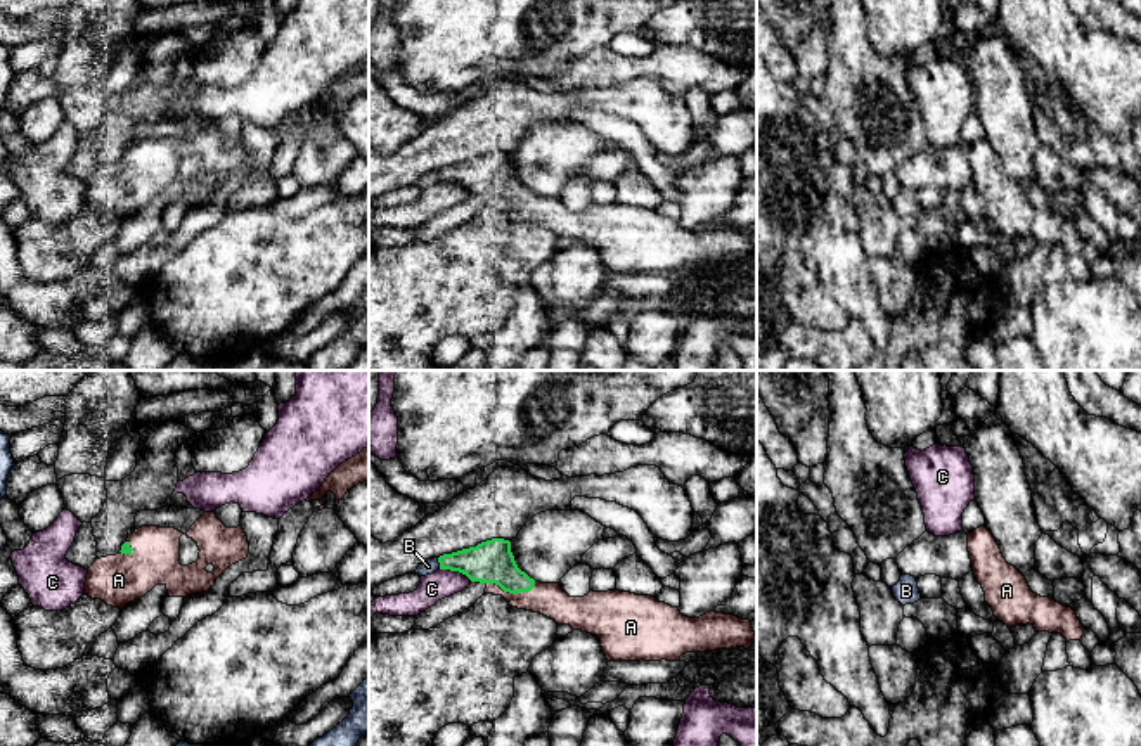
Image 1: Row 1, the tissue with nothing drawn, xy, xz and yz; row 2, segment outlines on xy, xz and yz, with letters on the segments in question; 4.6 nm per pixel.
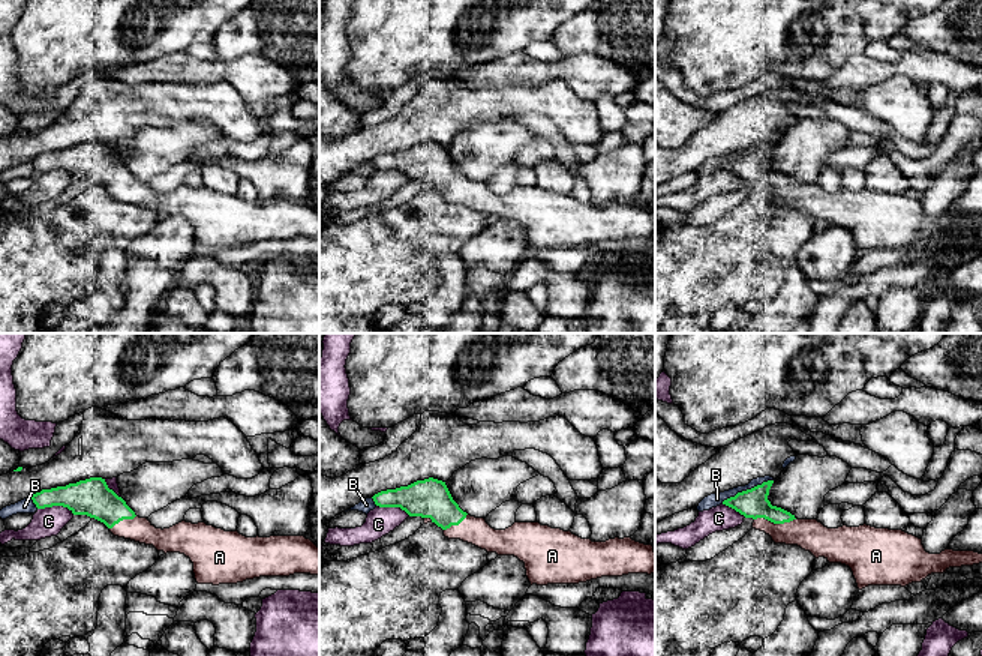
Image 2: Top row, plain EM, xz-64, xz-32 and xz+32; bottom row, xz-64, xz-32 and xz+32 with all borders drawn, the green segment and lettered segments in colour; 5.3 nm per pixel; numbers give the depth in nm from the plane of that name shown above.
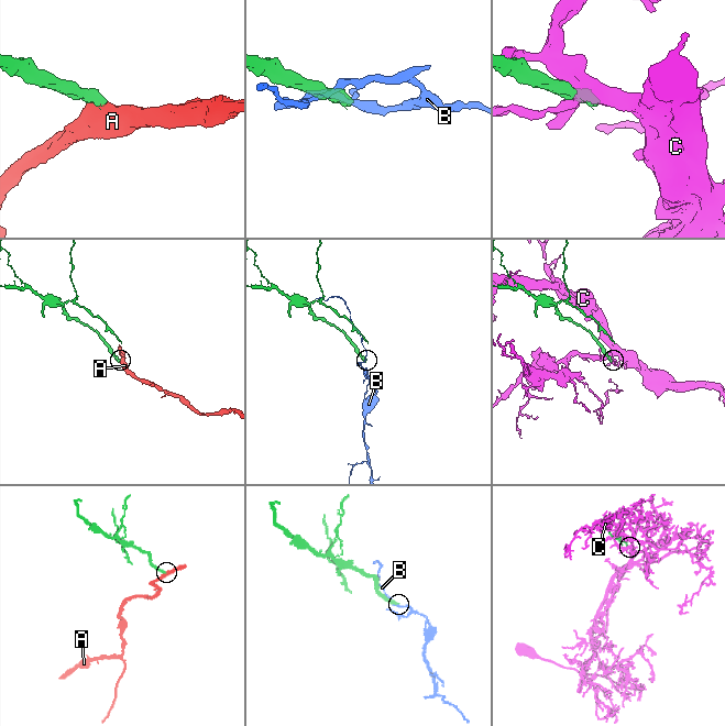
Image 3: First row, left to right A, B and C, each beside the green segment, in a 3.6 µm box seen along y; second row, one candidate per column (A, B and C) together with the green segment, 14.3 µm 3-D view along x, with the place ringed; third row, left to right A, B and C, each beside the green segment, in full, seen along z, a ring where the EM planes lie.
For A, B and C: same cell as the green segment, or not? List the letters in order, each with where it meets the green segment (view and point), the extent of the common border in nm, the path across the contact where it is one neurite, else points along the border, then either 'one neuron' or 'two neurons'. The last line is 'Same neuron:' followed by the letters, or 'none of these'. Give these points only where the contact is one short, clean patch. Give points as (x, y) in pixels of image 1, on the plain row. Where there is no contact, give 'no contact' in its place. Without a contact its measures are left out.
A: xz (511, 205) | 240 nm | across xz (492, 173), (511, 196), (511, 205), (549, 212) | one neuron
B: xz (438, 173) | 60 nm | along xz (437, 170), (440, 180) | two neurons
C: xz (456, 182) | 160 nm | two neurons
Same neuron: A

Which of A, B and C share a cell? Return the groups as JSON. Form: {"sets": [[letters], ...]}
{"sets": [["A"], ["B"], ["C"]]}

